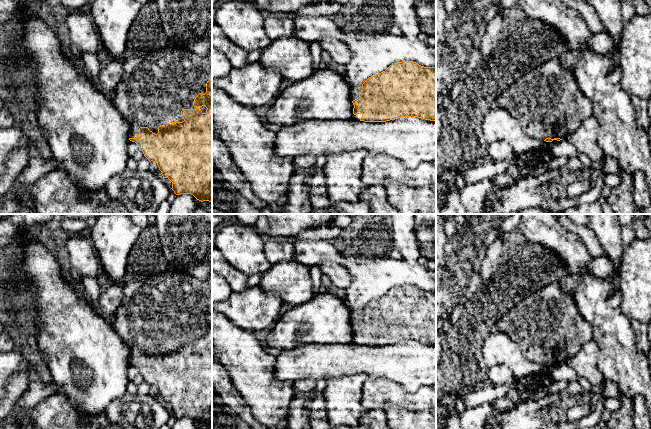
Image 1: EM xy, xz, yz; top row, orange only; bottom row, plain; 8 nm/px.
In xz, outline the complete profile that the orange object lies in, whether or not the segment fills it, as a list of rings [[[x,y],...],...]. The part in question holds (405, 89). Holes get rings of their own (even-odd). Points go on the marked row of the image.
[[[413,61],[394,63],[385,71],[369,77],[359,88],[351,86],[351,99],[355,121],[386,122],[411,116],[436,121],[436,67],[424,67]]]

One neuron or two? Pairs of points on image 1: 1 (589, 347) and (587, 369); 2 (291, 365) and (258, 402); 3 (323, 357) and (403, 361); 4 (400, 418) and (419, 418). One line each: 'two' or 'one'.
1: one
2: two
3: one
4: one

